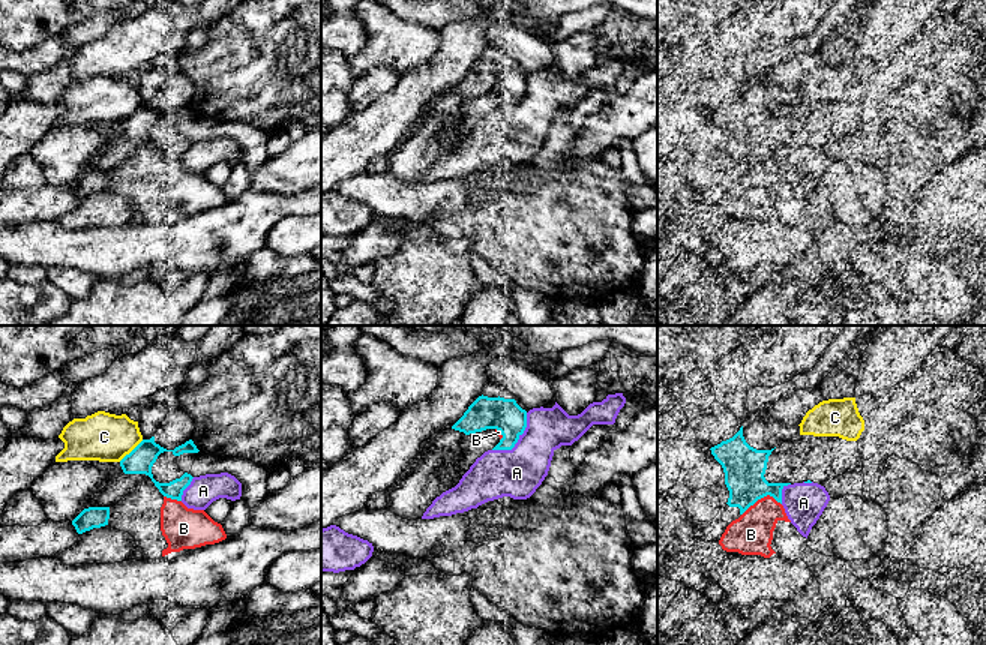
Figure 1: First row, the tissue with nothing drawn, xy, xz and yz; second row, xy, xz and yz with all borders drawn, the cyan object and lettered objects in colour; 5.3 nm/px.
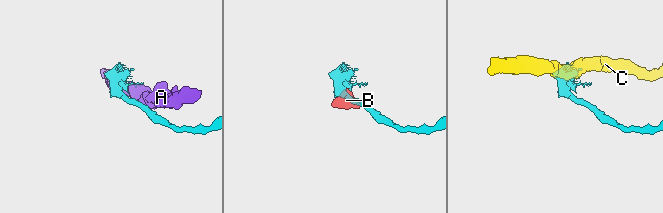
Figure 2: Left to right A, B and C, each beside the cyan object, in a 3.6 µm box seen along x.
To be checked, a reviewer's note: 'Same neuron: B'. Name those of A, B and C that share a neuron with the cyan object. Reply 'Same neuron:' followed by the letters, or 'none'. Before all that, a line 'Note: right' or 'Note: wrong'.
Note: wrong
Same neuron: none

